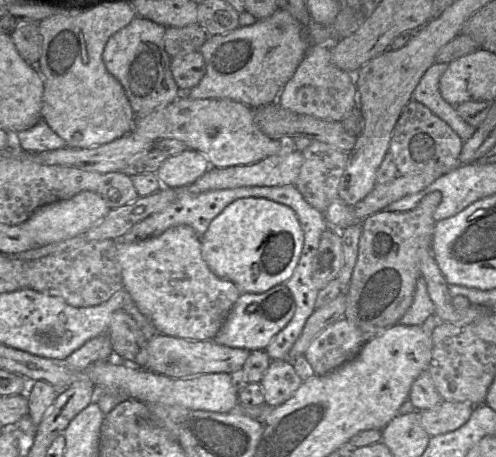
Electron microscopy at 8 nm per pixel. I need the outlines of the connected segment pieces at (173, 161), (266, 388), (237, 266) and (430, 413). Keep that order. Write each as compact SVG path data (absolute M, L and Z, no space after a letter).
M191 149L169 156L158 168L156 175L162 187L179 188L193 183L210 167L206 157Z
M272 360L259 384L263 388L265 403L276 407L291 398L302 382L292 361Z
M241 198L226 206L201 237L201 254L217 277L231 281L242 293L263 293L292 276L304 244L295 212L266 198Z
M443 401L433 409L419 411L420 423L430 437L445 434L463 426L473 409L468 403Z

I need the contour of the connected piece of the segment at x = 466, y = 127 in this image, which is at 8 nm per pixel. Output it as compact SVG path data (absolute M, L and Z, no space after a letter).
M433 63L422 76L412 93L412 99L426 106L434 115L446 122L463 140L469 140L476 128L465 122L455 106L446 102L439 91L439 80L449 63Z

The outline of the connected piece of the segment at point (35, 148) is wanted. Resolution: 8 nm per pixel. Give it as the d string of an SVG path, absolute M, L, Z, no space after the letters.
M44 120L16 135L16 149L20 149L21 152L41 153L63 148L68 148L65 141Z

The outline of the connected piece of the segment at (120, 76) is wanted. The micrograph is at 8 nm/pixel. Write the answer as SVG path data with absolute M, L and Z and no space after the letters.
M136 16L107 41L102 59L108 72L123 86L136 118L164 107L180 95L170 68L171 57L165 51L166 27Z

